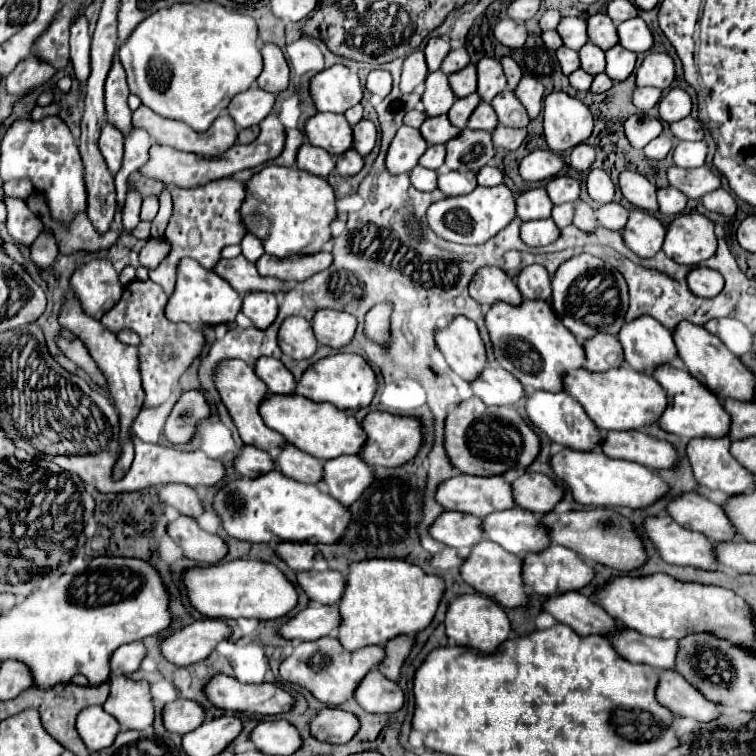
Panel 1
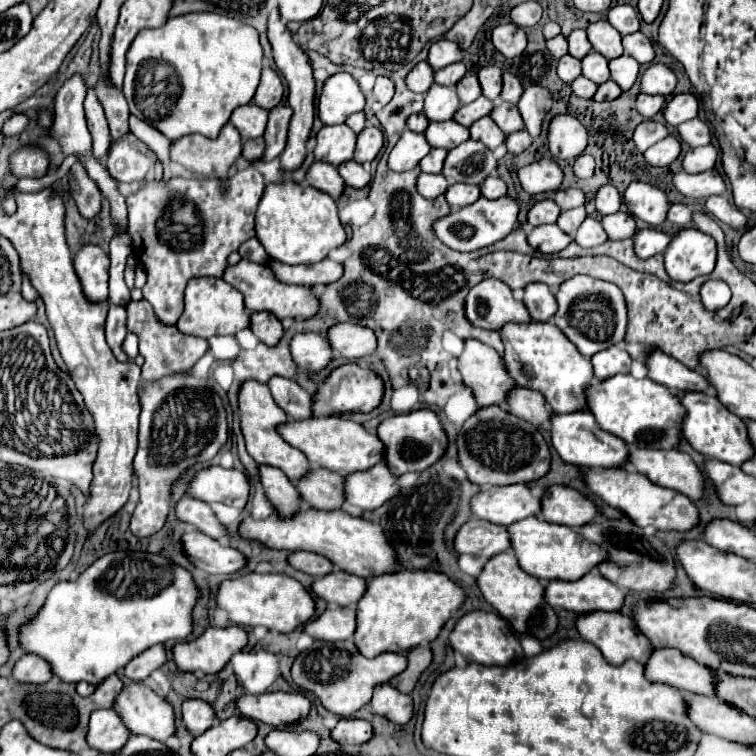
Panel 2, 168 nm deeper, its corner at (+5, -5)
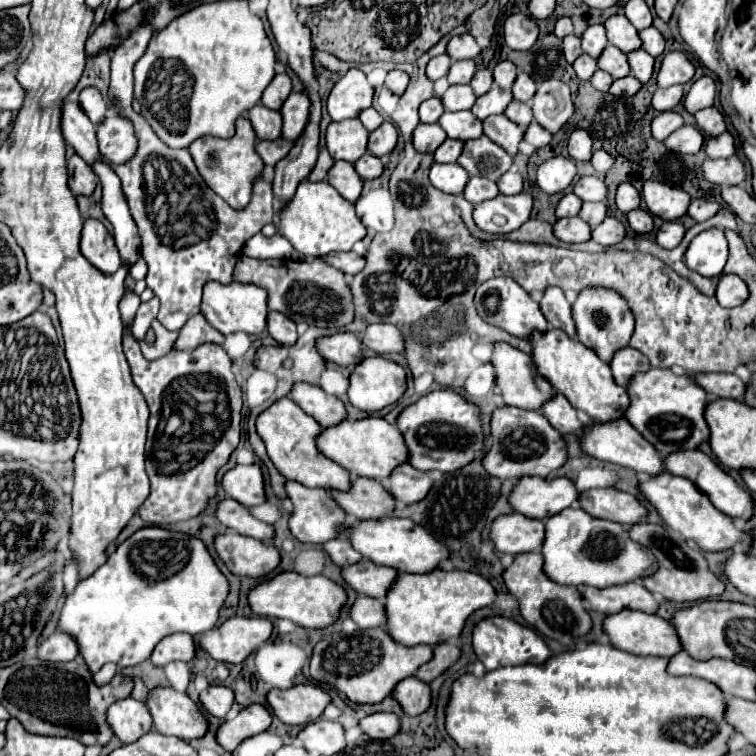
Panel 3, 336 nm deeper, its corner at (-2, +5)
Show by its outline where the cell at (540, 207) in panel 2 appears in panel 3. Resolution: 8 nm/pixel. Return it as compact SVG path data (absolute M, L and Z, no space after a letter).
M568 192L568 194L560 200L560 204L558 204L558 208L556 208L556 216L558 216L558 218L578 216L580 206L582 206L582 200L580 200L580 198L576 198L576 194L574 194L574 192Z

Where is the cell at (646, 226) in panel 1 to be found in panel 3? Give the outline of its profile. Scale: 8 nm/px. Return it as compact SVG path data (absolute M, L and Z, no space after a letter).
M666 222L666 224L658 230L658 234L656 234L656 242L658 242L662 248L672 250L672 248L676 248L676 246L682 242L684 232L686 232L686 228L684 228L680 222Z

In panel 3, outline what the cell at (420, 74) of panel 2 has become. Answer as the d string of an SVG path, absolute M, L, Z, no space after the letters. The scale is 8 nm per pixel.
M442 54L442 56L432 58L432 60L428 62L428 66L426 66L426 74L428 74L428 78L434 82L434 80L446 76L448 70L450 70L450 64L452 64L452 60L450 60L448 54Z

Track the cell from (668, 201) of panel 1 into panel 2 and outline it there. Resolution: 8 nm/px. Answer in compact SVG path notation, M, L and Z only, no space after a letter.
M671 204L669 206L669 222L673 222L675 226L689 226L691 224L691 208L685 204Z

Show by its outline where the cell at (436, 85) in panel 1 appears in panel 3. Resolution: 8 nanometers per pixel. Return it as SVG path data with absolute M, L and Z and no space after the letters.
M450 86L446 94L442 96L442 104L446 112L460 112L460 110L470 110L476 102L476 94L472 92L470 86Z

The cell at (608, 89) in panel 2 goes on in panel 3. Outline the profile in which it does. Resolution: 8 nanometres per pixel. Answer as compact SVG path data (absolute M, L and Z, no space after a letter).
M626 76L626 78L620 78L620 80L614 80L610 92L614 96L632 96L636 94L636 90L640 90L640 82L634 78L634 76Z

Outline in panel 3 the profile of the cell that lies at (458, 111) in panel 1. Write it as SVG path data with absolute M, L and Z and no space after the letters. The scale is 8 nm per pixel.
M494 86L488 94L480 96L476 100L476 104L472 106L472 114L480 120L492 116L492 114L502 114L506 110L506 106L512 102L512 92L510 90L502 90L498 86Z

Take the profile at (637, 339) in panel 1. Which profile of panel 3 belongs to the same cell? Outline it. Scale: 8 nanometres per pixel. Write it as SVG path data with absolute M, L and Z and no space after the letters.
M698 374L696 382L712 394L712 398L732 398L742 400L746 392L746 384L736 374Z

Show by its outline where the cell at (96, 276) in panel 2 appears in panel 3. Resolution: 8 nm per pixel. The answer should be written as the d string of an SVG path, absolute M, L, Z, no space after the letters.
M94 218L84 220L80 250L84 258L104 274L112 274L120 268L120 256L114 238L100 220Z

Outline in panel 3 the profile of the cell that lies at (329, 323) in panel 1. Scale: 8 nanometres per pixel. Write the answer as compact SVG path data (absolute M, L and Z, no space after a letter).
M370 324L368 330L362 334L362 342L376 354L404 352L404 336L392 324Z

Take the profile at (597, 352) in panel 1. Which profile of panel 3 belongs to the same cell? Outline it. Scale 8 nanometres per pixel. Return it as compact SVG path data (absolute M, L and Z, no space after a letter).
M622 348L614 354L614 358L610 362L610 370L612 370L612 376L614 376L616 384L628 386L628 382L632 380L634 374L650 370L650 362L638 350Z

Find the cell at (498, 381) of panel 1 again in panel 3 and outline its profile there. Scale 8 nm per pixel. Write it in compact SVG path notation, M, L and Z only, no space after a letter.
M556 394L554 400L546 402L542 406L542 414L560 434L570 434L570 432L580 434L582 432L582 422L576 416L576 408L572 408L570 402L562 394Z

